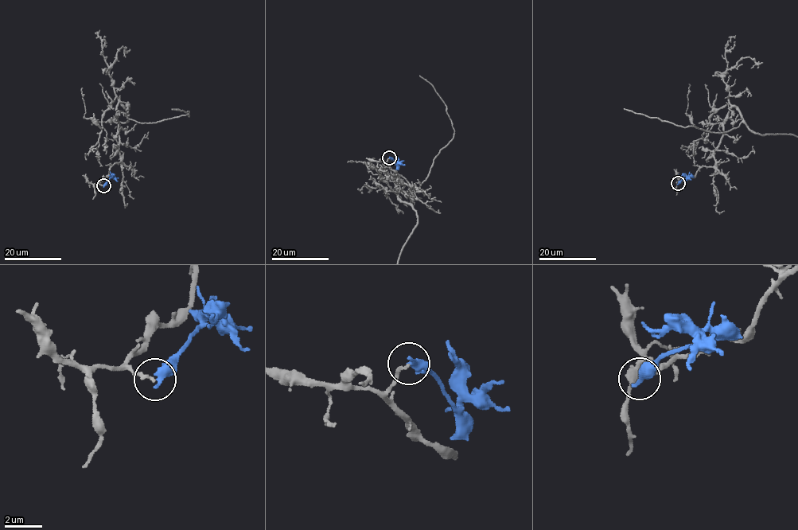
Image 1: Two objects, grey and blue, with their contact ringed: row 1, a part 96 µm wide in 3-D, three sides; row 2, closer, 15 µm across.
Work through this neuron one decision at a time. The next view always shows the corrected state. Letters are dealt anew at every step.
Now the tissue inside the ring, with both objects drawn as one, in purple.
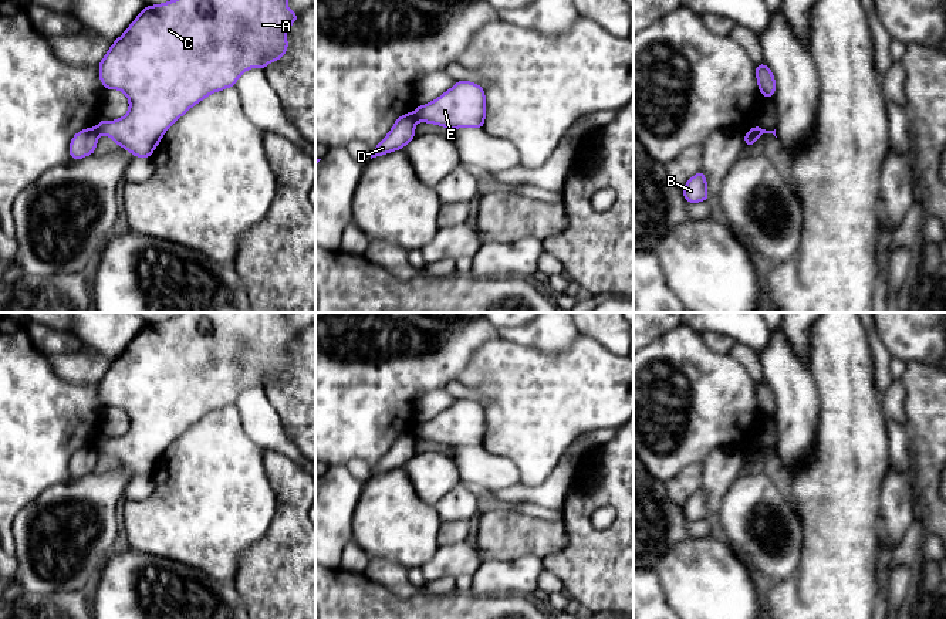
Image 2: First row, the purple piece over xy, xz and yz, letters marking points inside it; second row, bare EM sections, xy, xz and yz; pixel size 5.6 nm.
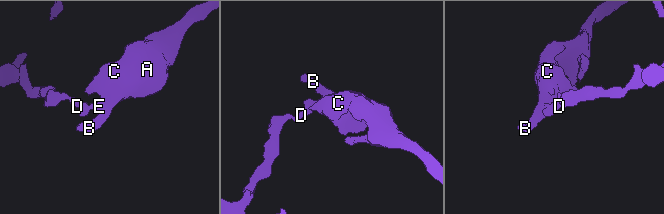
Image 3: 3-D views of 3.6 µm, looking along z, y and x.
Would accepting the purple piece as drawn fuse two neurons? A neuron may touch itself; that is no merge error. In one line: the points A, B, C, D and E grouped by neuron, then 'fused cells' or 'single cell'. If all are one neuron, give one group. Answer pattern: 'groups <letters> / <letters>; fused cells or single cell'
groups A B C E / D; fused cells

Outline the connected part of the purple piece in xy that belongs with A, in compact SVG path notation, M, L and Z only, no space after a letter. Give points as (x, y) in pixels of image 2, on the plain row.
M183 312L168 321L146 324L98 380L104 406L119 407L129 417L128 432L116 439L101 437L98 451L112 456L135 476L152 474L165 450L192 424L213 410L234 405L244 389L253 385L266 388L268 380L287 371L287 346L300 335L288 327L288 314Z

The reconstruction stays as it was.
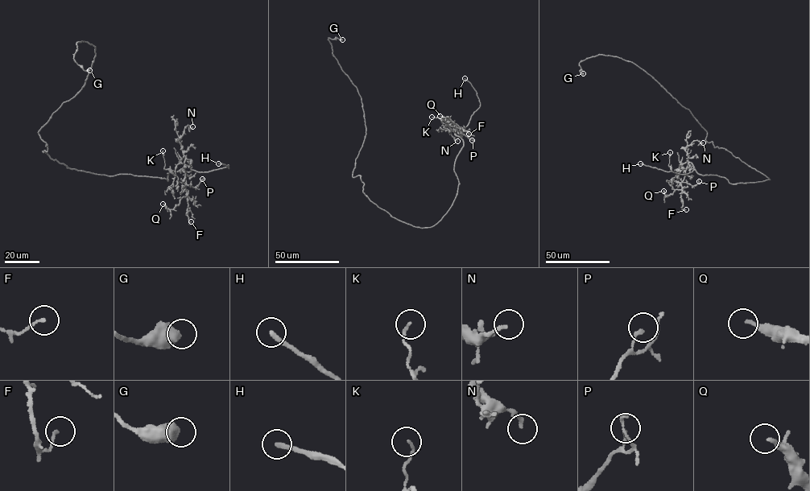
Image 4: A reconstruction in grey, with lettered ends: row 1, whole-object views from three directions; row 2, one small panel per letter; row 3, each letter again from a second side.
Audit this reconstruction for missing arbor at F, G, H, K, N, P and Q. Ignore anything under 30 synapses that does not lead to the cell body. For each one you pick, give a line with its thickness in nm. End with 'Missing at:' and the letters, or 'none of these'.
H: calibre 240 nm
Missing at: H

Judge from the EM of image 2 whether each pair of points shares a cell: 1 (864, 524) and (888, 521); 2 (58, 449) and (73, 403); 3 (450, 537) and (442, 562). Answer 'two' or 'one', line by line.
1: two
2: one
3: two

